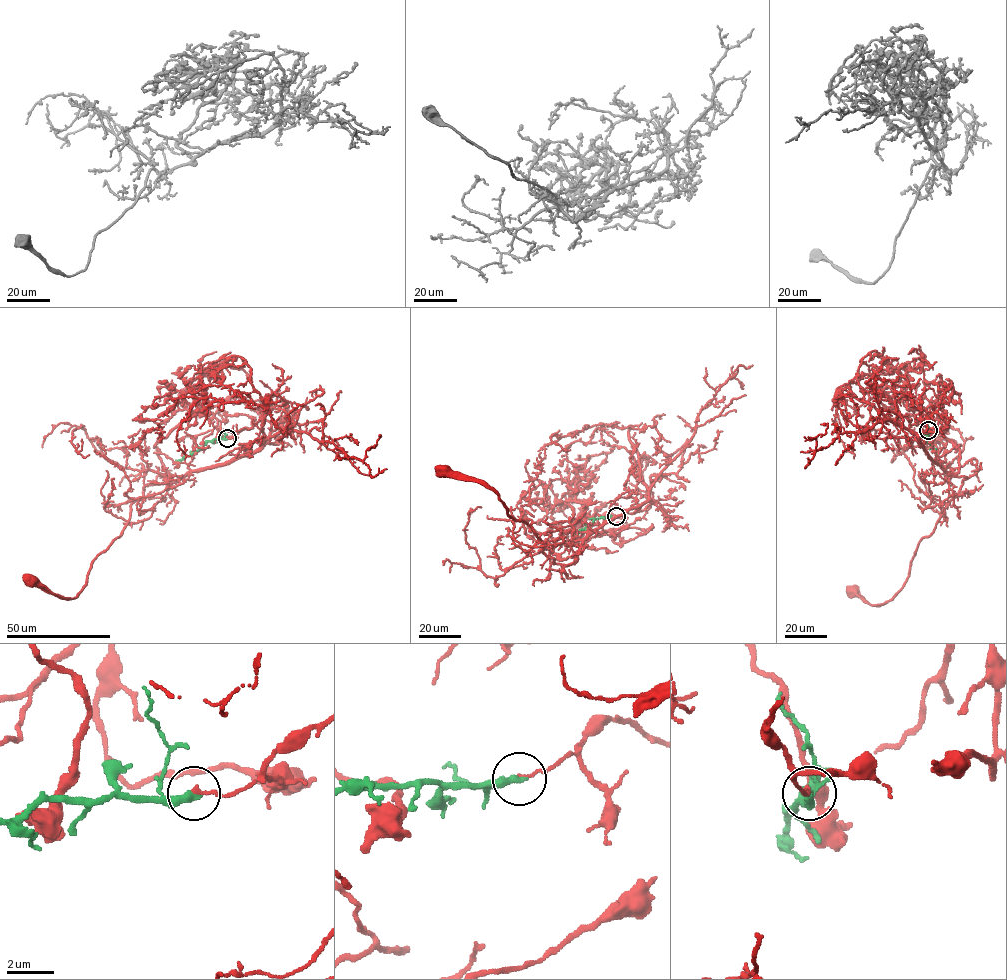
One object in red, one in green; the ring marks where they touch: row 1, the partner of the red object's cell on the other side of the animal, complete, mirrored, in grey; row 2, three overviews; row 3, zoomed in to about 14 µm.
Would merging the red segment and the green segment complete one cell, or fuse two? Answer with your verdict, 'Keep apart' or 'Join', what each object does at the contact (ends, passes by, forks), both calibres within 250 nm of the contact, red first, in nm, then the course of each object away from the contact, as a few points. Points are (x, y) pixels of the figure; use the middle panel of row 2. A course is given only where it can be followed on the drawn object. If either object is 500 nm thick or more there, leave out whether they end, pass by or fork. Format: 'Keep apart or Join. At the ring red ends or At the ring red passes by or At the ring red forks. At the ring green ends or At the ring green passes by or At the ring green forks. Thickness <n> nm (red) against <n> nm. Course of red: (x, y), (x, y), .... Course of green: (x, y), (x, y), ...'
Keep apart. At the ring red ends. At the ring green ends. Thickness 160 nm (red) against 340 nm. Course of red: (616, 516), (656, 502), (605, 521), (574, 562), (554, 564), (532, 528), (511, 517), (484, 482), (444, 471). Course of green: (616, 516), (595, 518), (588, 527), (573, 534)

